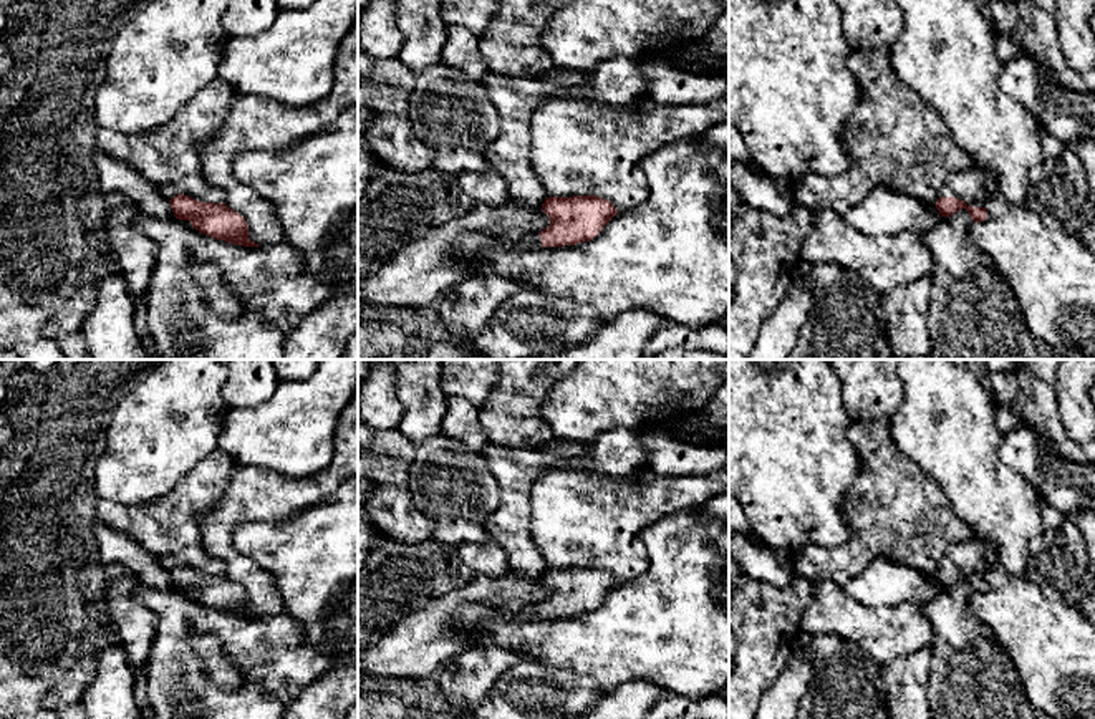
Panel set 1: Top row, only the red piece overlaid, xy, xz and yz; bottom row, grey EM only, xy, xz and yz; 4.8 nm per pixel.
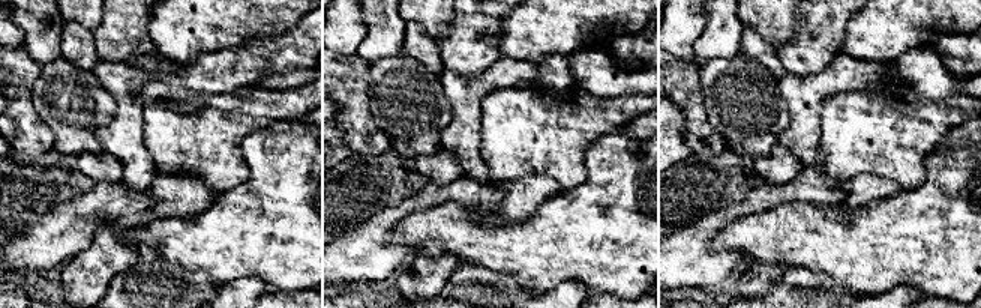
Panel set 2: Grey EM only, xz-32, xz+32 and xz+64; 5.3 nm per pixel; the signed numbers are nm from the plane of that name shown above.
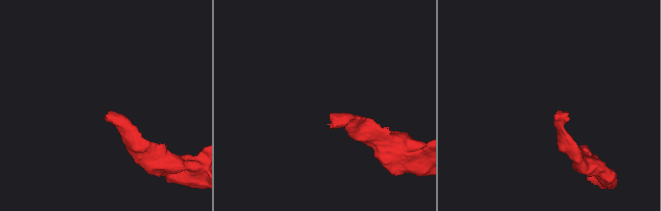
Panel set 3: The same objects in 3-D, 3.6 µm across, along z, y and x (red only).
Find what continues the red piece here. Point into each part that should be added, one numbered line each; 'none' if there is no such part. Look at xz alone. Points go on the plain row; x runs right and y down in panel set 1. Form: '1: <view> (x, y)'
1: xz (532, 612)

